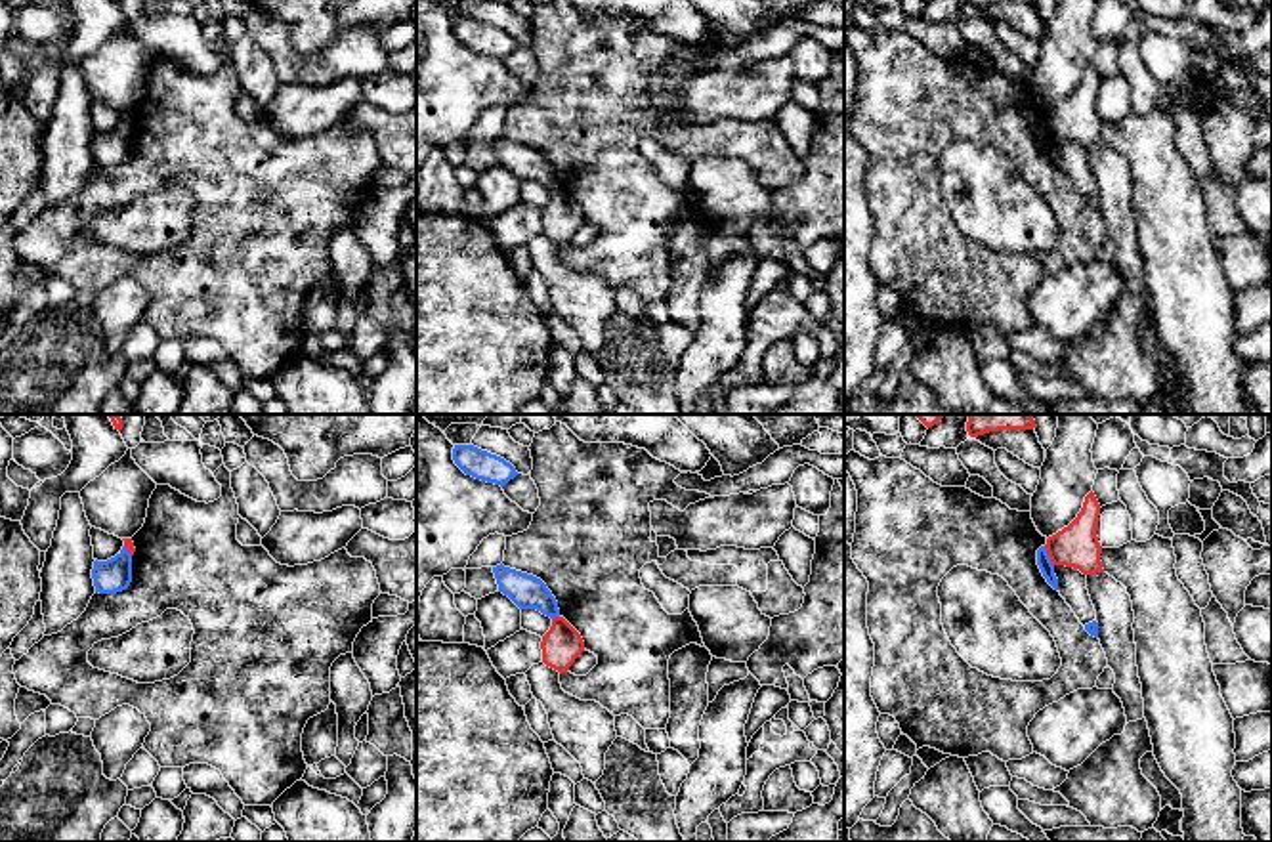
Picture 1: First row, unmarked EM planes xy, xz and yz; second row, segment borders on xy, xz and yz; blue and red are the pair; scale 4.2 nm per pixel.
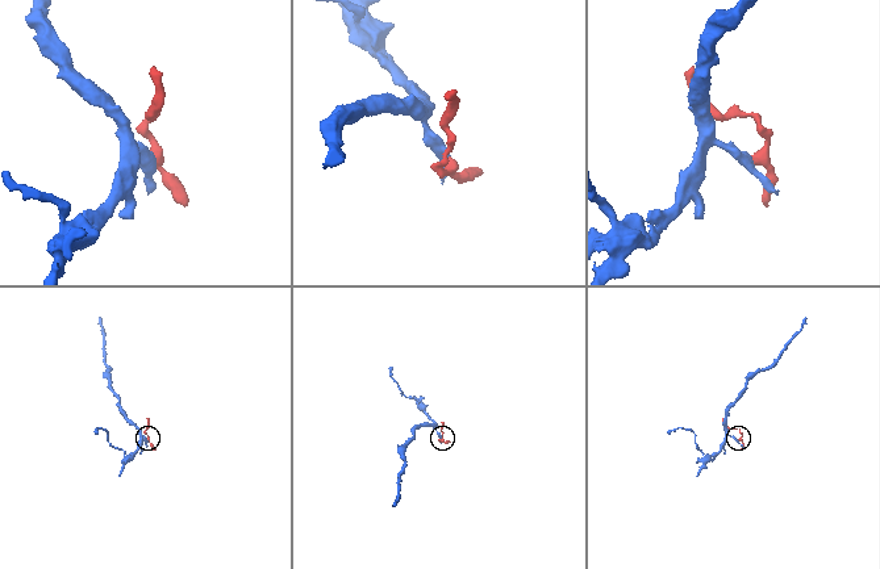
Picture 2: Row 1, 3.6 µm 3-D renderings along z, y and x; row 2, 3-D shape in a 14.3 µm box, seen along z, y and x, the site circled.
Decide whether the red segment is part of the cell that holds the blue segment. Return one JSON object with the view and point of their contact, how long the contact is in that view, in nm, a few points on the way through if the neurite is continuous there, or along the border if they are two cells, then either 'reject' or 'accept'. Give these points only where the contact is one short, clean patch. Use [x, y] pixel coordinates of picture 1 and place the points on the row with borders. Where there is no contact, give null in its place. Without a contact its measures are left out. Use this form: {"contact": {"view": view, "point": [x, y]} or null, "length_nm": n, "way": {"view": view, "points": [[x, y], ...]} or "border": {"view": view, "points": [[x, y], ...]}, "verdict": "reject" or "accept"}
{"contact": {"view": "yz", "point": [1047, 556]}, "length_nm": 100, "border": {"view": "yz", "points": [[1043, 547], [1053, 566]]}, "verdict": "reject"}

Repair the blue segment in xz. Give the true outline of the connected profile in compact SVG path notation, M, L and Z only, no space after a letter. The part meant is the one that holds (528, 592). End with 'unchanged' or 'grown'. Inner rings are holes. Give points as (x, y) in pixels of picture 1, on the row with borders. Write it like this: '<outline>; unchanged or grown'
M502 563L493 567L493 573L498 592L508 596L519 609L537 609L550 619L560 617L558 601L541 579Z; unchanged

